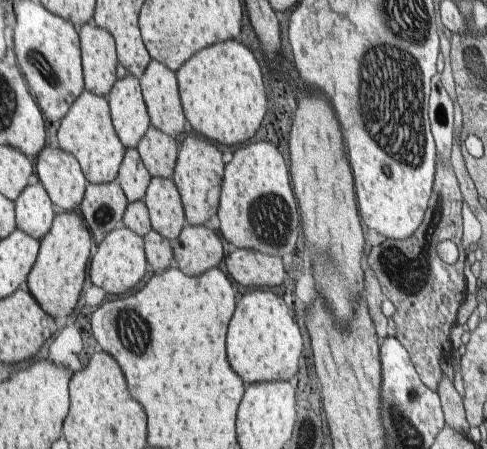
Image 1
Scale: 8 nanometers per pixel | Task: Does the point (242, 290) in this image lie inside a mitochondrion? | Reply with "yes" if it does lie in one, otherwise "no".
no

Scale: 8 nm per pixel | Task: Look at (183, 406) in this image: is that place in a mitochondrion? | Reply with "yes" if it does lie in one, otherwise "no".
no

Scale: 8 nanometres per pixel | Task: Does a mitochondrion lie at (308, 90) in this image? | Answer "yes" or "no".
no

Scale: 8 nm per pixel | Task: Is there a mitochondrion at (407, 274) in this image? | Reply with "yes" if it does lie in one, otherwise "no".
yes

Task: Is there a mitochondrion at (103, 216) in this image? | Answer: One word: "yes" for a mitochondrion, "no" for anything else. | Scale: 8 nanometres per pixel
yes

